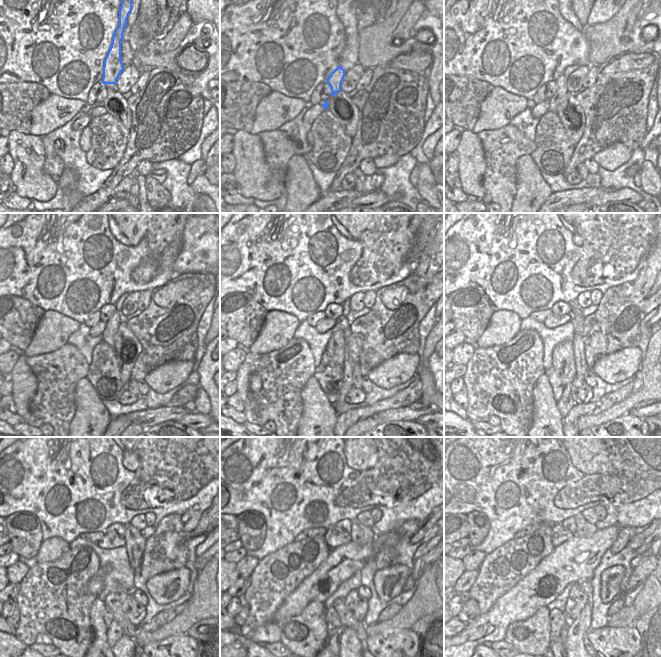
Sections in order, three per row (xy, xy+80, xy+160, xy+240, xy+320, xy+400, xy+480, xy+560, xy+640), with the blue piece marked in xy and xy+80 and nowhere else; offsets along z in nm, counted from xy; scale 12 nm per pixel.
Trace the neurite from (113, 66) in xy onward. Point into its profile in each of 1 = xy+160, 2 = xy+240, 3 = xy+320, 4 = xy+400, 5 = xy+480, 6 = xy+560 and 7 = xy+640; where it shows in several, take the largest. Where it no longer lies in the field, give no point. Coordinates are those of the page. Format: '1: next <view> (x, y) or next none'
1: next xy+160 (561, 82)
2: next xy+240 (113, 323)
3: next xy+320 (335, 348)
4: next xy+400 (563, 362)
5: next xy+480 (114, 600)
6: next xy+560 (347, 620)
7: next xy+640 (586, 640)

